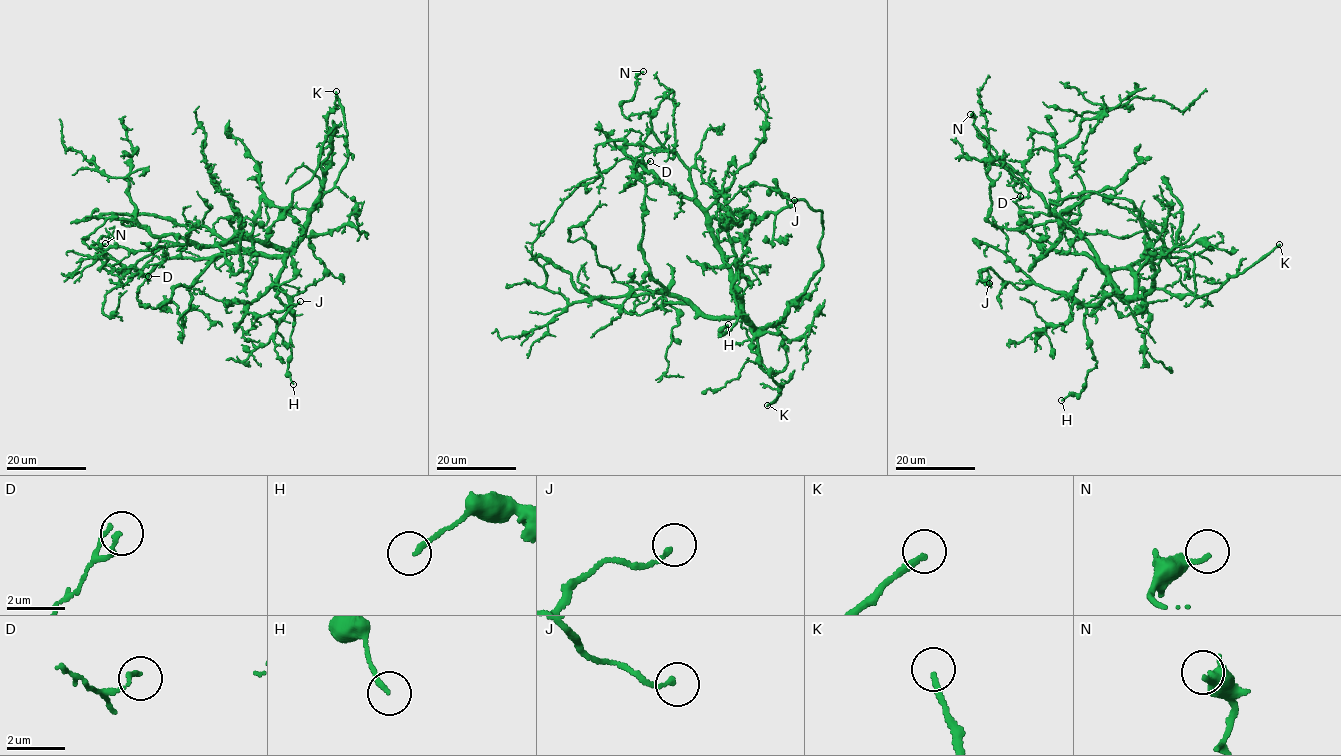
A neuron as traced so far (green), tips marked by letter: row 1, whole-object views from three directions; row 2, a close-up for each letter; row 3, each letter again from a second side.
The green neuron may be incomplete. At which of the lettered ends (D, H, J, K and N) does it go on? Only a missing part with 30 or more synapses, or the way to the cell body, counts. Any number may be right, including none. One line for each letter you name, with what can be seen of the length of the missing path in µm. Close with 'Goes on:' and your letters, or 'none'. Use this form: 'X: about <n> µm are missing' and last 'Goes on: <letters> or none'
K: about 120 µm are missing
Goes on: K

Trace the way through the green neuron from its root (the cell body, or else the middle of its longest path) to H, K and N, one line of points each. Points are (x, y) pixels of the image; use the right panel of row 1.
H: (1098, 261), (1115, 289), (1100, 302), (1086, 308), (1083, 316), (1096, 367), (1087, 373), (1084, 389), (1061, 400)
K: (1098, 261), (1107, 266), (1120, 295), (1143, 297), (1159, 289), (1197, 297), (1244, 272), (1279, 244)
N: (1098, 261), (1087, 242), (1056, 219), (1021, 174), (985, 163), (995, 159), (997, 154), (977, 132), (970, 114)

